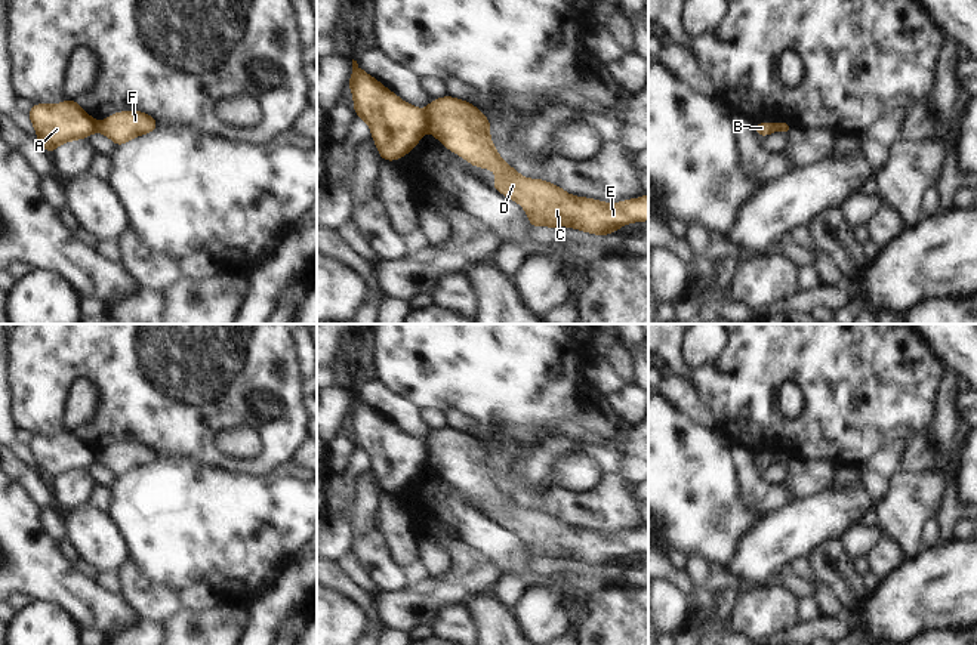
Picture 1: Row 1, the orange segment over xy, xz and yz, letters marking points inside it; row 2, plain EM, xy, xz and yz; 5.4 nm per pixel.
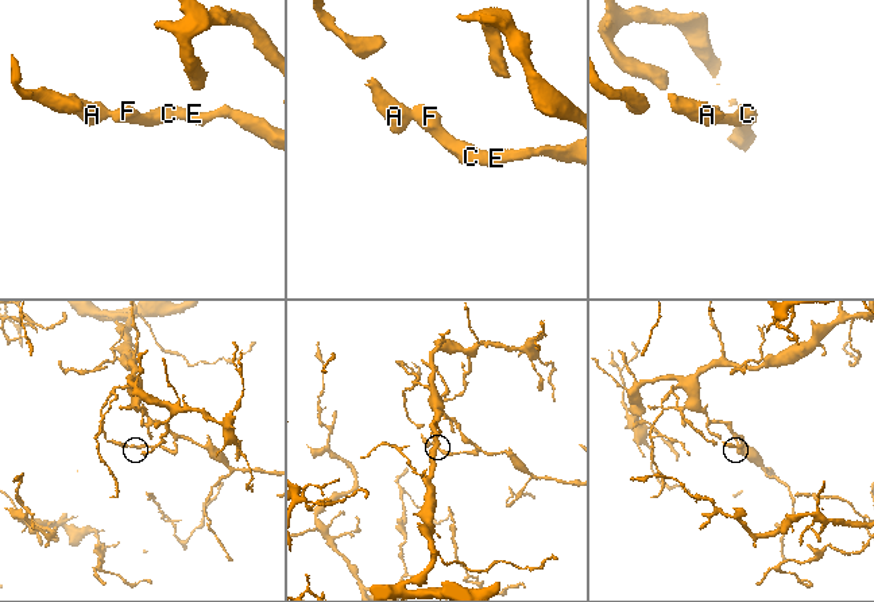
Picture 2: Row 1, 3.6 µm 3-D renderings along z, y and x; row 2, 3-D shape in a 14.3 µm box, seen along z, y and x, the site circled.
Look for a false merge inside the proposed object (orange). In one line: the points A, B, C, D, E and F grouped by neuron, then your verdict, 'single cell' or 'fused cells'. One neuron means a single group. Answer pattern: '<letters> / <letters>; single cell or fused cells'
A / B C D E F; fused cells

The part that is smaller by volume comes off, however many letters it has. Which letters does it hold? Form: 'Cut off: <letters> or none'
Cut off: A

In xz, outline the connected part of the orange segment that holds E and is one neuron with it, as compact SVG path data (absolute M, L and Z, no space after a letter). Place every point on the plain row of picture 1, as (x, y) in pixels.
M453 428L431 430L426 439L432 465L443 478L480 500L497 504L491 519L524 538L533 559L570 558L608 567L625 555L648 552L648 525L617 536L574 528L558 516L523 509L508 497L490 470L488 450L472 435Z

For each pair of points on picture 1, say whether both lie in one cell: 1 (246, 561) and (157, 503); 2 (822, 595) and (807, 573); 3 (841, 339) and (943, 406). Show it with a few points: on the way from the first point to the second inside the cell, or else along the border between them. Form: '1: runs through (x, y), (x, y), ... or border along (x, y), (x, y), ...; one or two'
1: runs through (224, 539), (210, 525), (190, 524), (179, 515); one
2: runs through (822, 589), (813, 579); one
3: border along (945, 372), (936, 397), (933, 417), (920, 432); two

